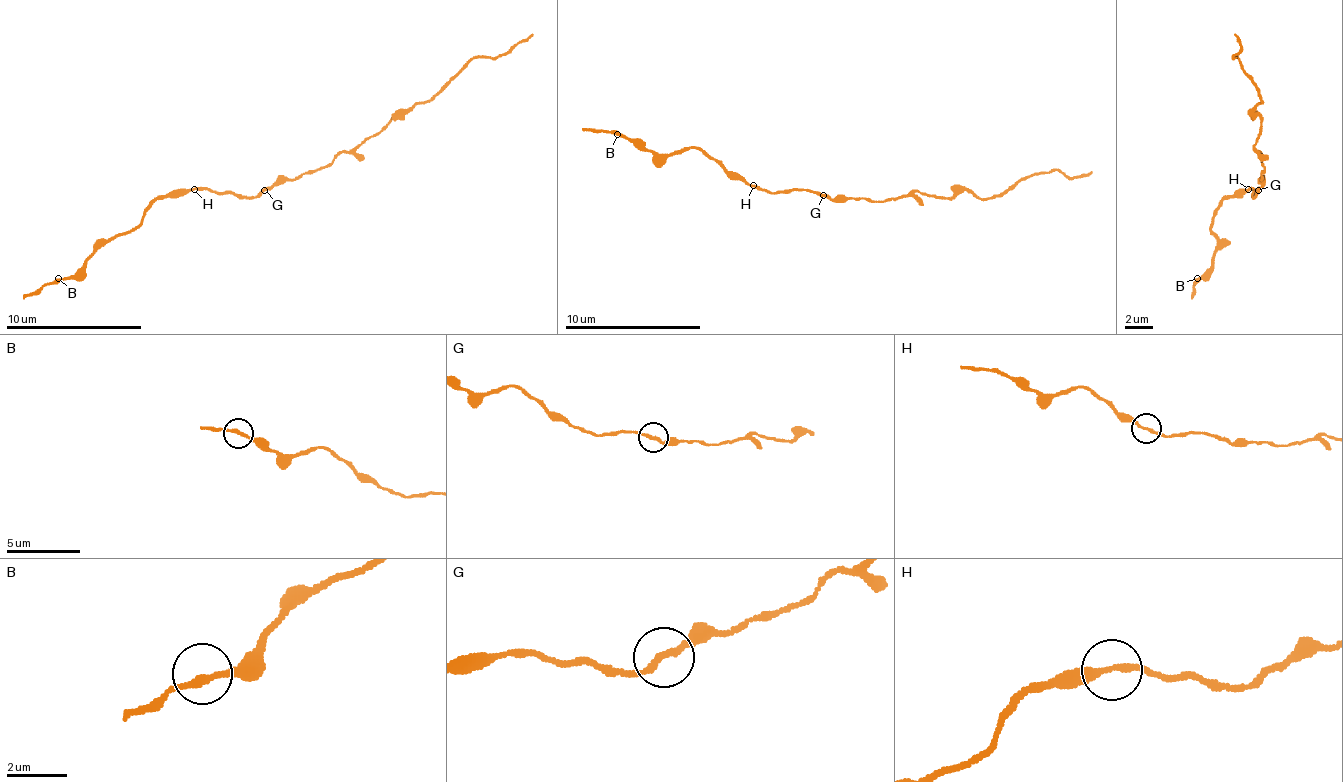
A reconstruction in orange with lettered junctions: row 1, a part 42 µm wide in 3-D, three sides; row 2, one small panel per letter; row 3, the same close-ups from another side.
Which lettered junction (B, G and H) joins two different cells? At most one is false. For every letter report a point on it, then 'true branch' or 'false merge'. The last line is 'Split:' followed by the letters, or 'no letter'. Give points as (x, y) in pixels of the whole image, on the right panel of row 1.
B: at (1197, 278); true branch
G: at (1258, 190); false merge
H: at (1248, 189); true branch
Split: G

